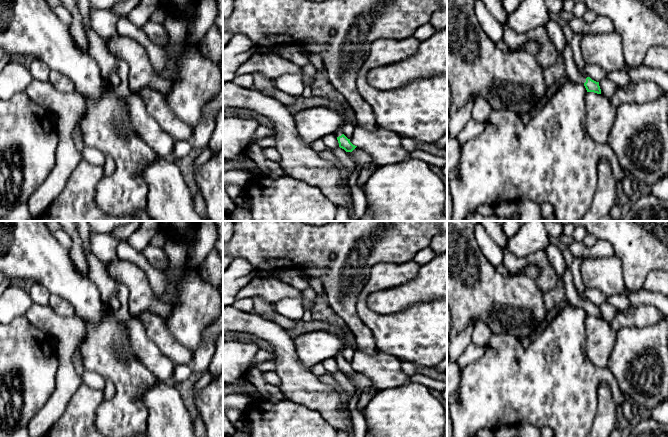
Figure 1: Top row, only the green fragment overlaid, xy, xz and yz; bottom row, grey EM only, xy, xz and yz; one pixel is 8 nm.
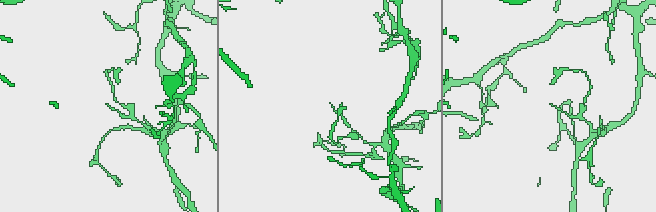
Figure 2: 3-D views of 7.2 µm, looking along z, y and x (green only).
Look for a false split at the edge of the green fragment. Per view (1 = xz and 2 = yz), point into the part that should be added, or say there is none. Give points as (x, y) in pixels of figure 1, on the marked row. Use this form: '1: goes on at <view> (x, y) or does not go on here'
1: goes on at xz (339, 132)
2: goes on at yz (573, 74)

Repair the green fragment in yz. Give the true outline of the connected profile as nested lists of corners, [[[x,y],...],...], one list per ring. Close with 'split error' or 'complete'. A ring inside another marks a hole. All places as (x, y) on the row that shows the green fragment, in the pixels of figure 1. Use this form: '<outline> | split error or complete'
[[[567,43],[566,46],[564,47],[562,51],[562,56],[564,58],[568,80],[571,80],[576,83],[582,83],[585,86],[587,92],[601,94],[599,82],[592,80],[590,77],[587,77],[578,70],[569,43]]] | split error

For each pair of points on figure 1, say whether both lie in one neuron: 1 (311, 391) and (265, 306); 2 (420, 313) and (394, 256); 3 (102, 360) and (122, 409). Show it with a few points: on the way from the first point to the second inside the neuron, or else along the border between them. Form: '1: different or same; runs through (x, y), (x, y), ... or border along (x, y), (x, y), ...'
1: different; border along (253, 312), (260, 315)
2: different; border along (412, 259), (399, 264), (377, 263), (375, 265)
3: same; runs through (114, 372), (122, 380), (122, 397)

